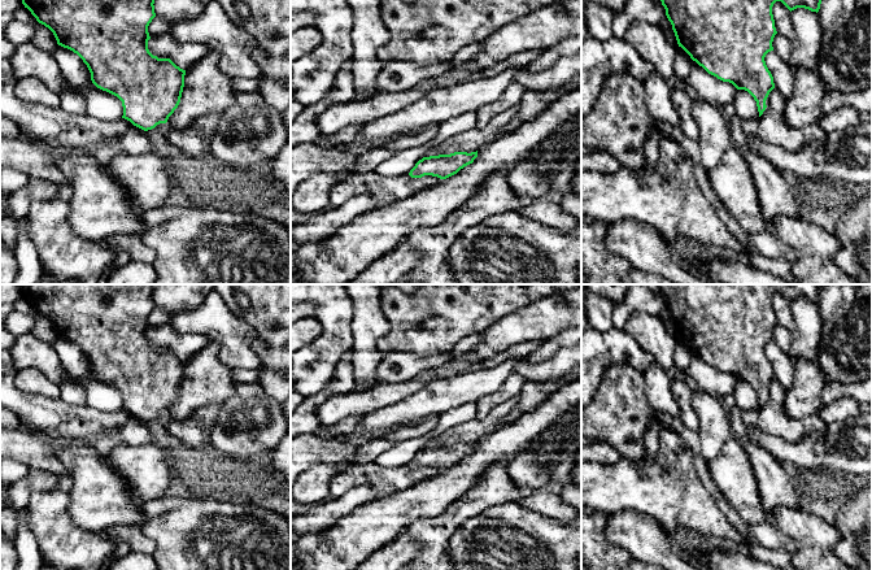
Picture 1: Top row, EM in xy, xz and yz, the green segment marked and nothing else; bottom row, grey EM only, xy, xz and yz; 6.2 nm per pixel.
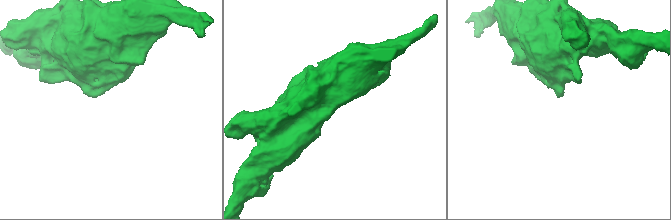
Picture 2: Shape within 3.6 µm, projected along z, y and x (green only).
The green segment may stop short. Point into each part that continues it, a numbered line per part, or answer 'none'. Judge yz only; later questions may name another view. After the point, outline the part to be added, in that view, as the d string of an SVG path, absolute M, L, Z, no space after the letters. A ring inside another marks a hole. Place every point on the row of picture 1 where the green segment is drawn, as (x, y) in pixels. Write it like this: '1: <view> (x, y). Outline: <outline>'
none

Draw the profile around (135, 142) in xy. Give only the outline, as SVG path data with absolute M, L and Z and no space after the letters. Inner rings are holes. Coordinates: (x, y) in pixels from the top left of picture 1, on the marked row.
M0 57L0 119L13 122L21 136L60 152L91 153L101 165L121 152L141 156L151 151L148 132L130 121L108 122L25 103L16 95L17 82L10 60Z

